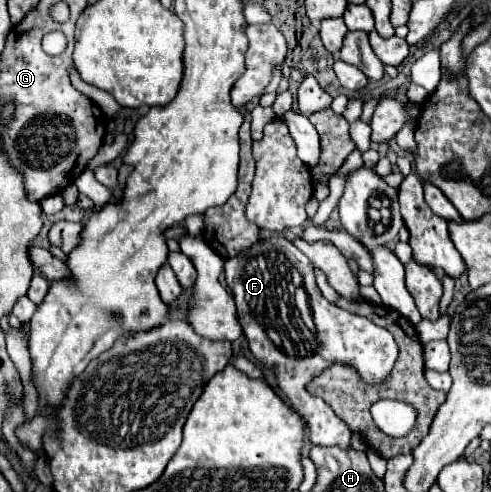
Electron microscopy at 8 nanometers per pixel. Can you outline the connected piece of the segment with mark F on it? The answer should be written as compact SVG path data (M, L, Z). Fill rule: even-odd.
M271 236L269 240L259 240L249 250L243 250L235 258L229 258L225 262L225 276L227 286L233 292L237 316L243 326L243 334L249 342L251 354L265 368L271 368L275 372L281 392L287 396L291 406L297 408L299 414L307 420L311 442L319 446L349 446L347 424L335 416L335 412L325 400L313 398L305 390L305 386L307 382L311 382L311 378L321 374L333 362L351 364L369 384L383 382L389 376L397 358L397 344L391 332L373 324L369 318L351 314L327 302L315 284L311 260L285 236ZM289 268L297 268L301 272L303 288L309 294L309 308L315 320L315 340L311 344L301 338L301 332L293 318L287 282L283 280L283 272L285 276L289 276Z

